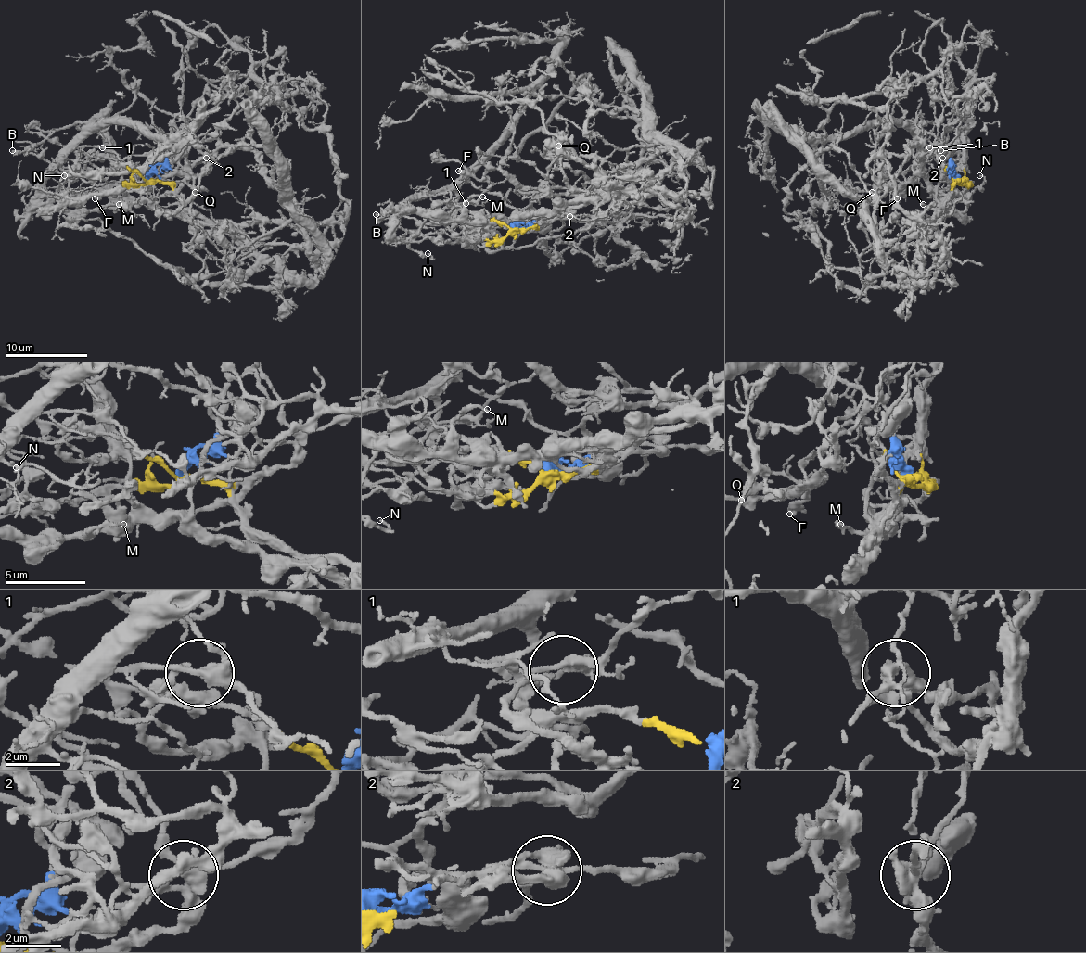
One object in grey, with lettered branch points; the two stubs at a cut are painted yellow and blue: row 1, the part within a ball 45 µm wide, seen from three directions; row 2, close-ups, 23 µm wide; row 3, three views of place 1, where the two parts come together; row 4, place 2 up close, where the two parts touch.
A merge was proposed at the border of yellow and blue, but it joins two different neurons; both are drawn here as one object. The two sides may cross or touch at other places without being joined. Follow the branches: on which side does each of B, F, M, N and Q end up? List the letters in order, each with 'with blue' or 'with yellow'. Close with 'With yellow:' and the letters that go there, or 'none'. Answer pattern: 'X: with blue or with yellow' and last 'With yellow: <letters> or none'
B: with yellow
F: with yellow
M: with blue
N: with yellow
Q: with yellow
With yellow: B, F, N, Q

